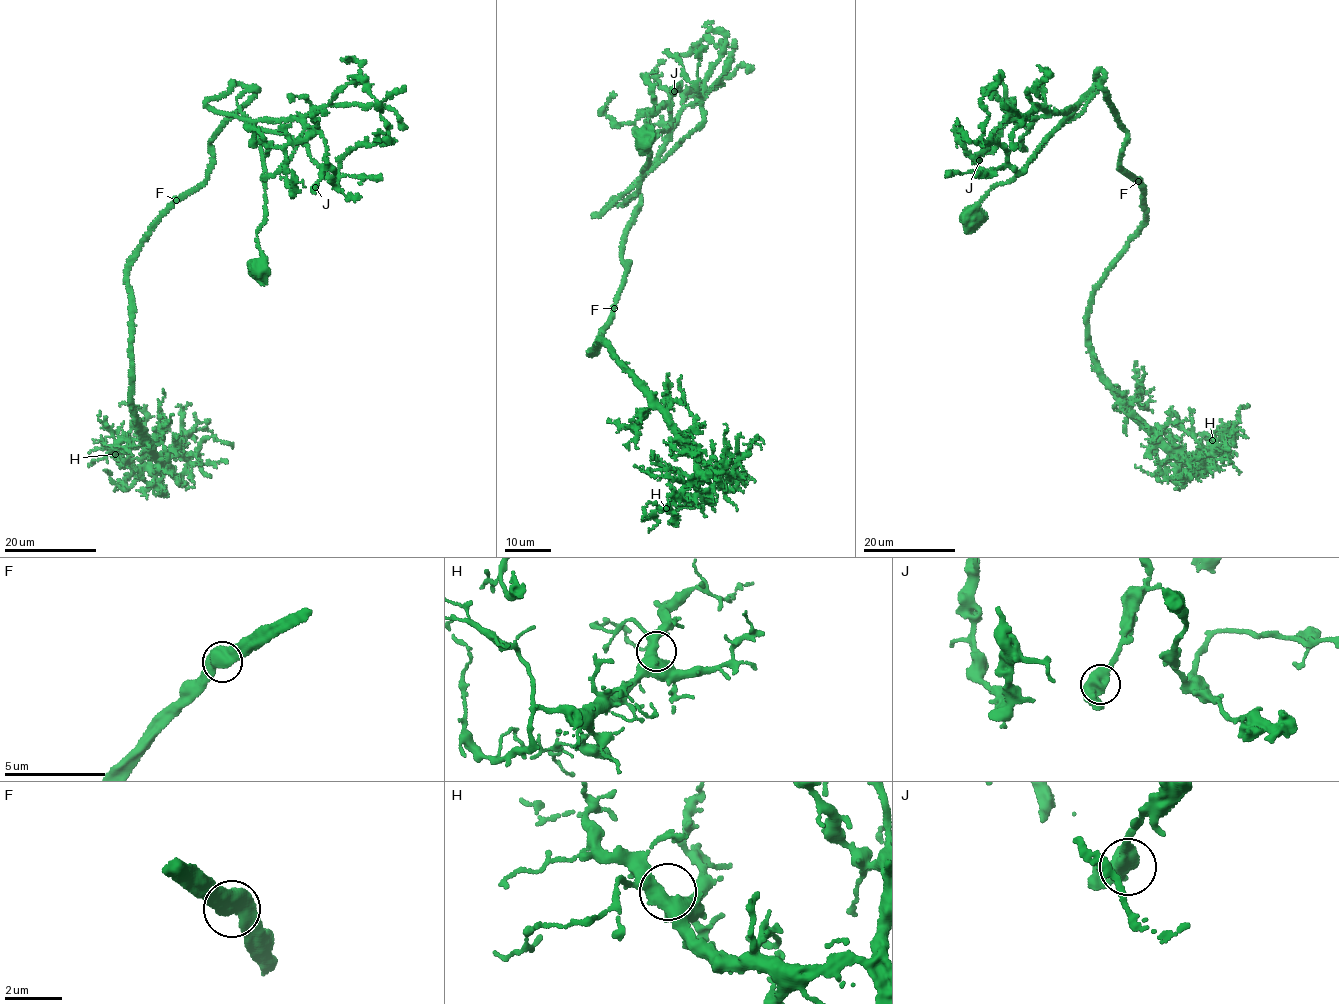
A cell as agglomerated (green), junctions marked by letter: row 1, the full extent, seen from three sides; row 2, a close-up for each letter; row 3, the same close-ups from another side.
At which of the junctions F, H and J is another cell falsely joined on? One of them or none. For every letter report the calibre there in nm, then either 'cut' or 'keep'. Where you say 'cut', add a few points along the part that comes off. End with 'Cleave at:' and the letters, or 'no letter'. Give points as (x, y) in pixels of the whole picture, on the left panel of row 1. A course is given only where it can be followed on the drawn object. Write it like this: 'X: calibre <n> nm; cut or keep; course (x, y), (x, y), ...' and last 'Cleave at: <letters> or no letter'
F: calibre 600 nm; keep
H: calibre 600 nm; keep
J: calibre 600 nm; keep
Cleave at: no letter

